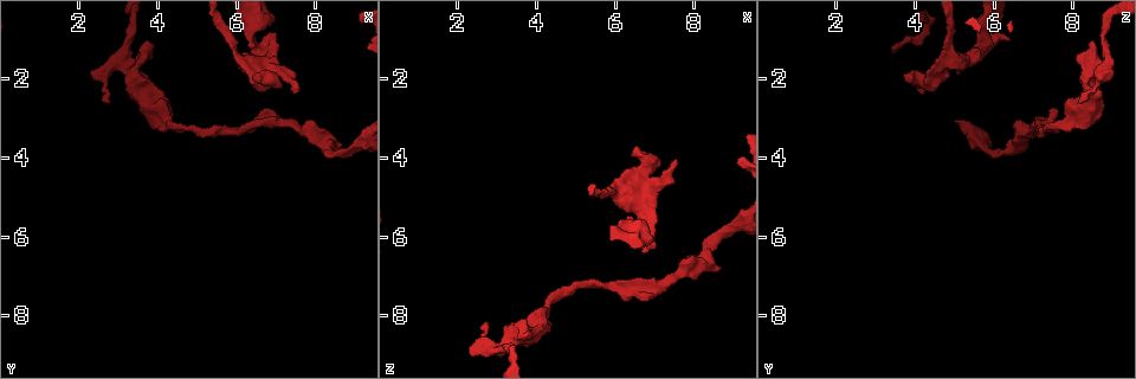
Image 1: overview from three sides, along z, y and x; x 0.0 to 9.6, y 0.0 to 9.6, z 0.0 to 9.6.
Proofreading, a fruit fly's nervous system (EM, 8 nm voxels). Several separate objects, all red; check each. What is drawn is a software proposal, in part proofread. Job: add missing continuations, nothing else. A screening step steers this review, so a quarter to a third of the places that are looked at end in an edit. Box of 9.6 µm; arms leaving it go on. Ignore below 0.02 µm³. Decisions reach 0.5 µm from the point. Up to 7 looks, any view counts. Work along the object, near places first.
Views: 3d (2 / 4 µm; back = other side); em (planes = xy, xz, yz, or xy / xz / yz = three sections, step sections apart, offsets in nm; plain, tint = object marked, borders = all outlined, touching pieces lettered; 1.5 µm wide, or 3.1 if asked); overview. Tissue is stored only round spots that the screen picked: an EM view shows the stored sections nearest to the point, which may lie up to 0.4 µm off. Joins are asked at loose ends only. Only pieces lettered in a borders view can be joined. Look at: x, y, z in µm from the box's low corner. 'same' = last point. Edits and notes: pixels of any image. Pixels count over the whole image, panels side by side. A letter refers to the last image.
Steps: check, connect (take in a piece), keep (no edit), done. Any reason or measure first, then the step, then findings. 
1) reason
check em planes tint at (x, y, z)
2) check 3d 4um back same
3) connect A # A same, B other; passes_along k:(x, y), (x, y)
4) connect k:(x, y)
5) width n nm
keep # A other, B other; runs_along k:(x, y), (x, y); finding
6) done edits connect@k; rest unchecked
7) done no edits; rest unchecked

an open end
check 3d 2um at (6.50, 1.95, 3.70)

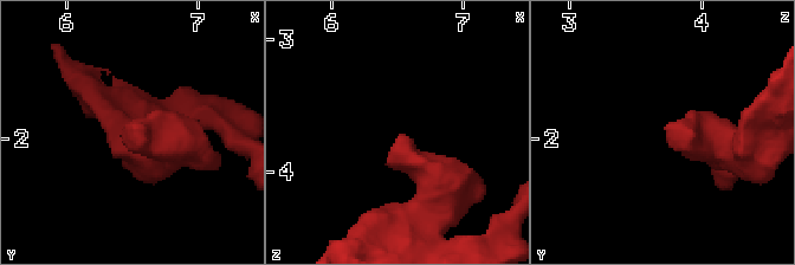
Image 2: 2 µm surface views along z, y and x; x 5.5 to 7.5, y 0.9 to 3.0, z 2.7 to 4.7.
now the EM
check em xz step 4 plain at (6.56, 1.88, 3.72)

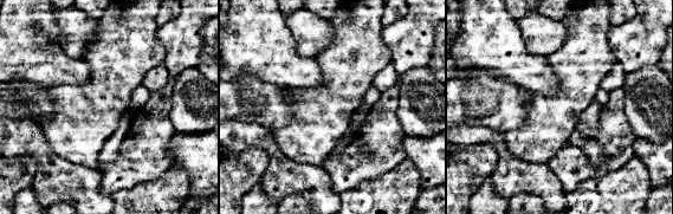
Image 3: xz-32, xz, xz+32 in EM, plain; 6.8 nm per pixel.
see the neighbours
check em xz step 4 borders same

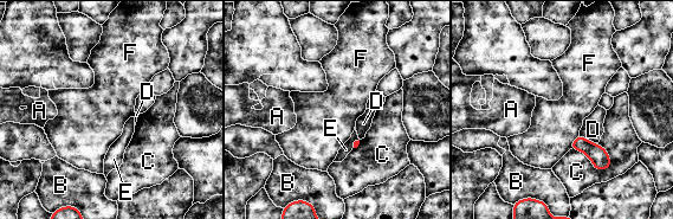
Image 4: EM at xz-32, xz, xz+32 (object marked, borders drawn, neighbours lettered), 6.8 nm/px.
longest_contact C 300 nm
keep # A other, B other, C other, D other, E other, F other; border 4:(578, 135), (570, 148); no lettered piece goes on from it

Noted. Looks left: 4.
check 3d 4um at (6.65, 1.00, 6.35)

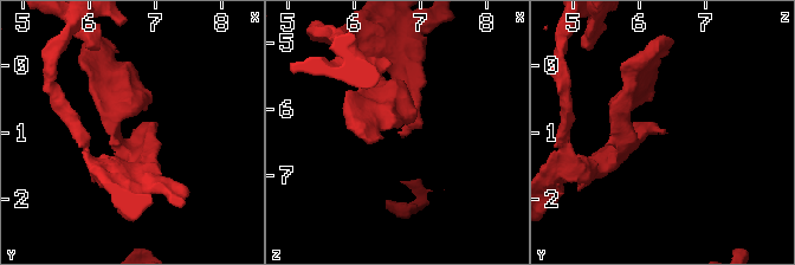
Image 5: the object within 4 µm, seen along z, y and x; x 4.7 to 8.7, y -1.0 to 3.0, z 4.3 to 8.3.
check em planes borders at (6.60, 0.95, 6.35)

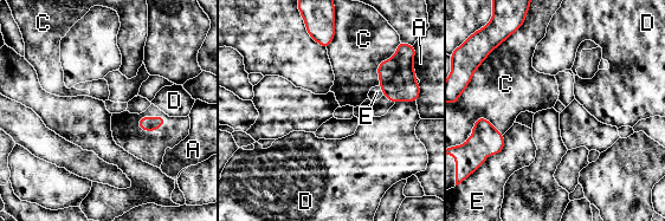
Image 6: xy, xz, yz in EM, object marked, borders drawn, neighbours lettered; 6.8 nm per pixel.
longest_contact C 320 nm
keep # A other, C other, D other, E other; none of them fits

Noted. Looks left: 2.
done no edits; rest unchecked

